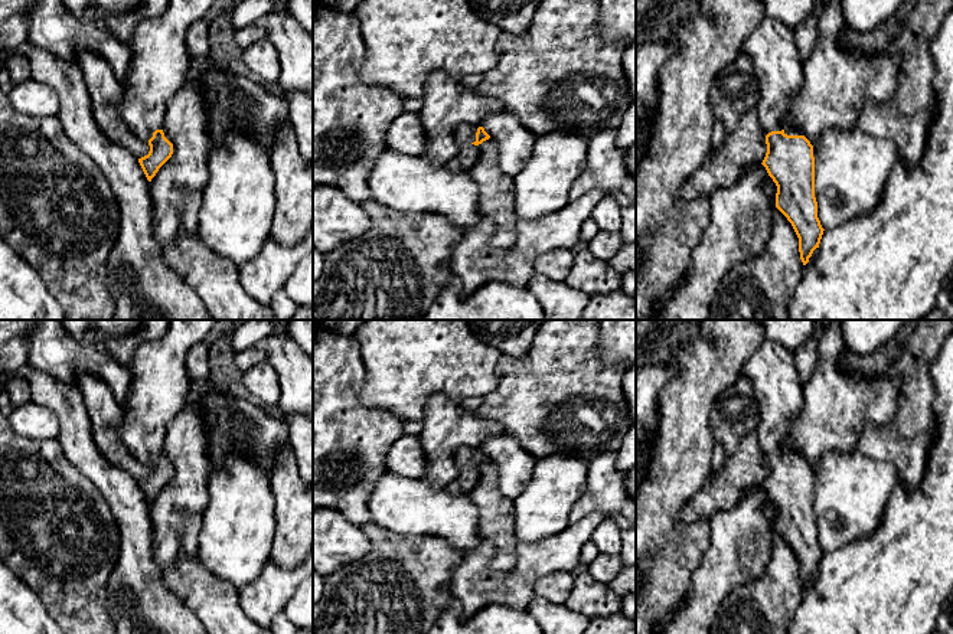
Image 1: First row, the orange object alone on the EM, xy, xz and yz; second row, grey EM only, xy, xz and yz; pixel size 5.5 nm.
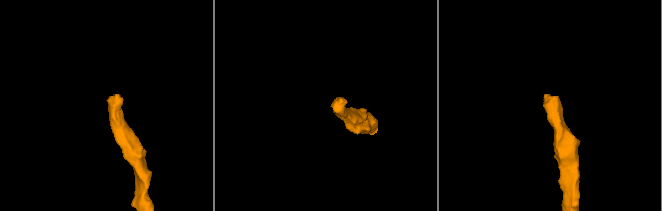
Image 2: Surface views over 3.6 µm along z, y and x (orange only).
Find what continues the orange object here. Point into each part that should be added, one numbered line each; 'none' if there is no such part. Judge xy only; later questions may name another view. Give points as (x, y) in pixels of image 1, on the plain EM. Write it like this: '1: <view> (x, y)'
1: xy (159, 388)

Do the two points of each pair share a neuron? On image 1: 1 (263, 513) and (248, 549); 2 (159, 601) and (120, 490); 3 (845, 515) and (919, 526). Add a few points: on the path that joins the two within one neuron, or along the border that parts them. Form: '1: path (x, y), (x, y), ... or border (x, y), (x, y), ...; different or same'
1: path (254, 522), (248, 528), (248, 541); same
2: path (136, 574), (136, 529), (133, 518); same
3: border (893, 489), (880, 525), (871, 533), (854, 542); different

